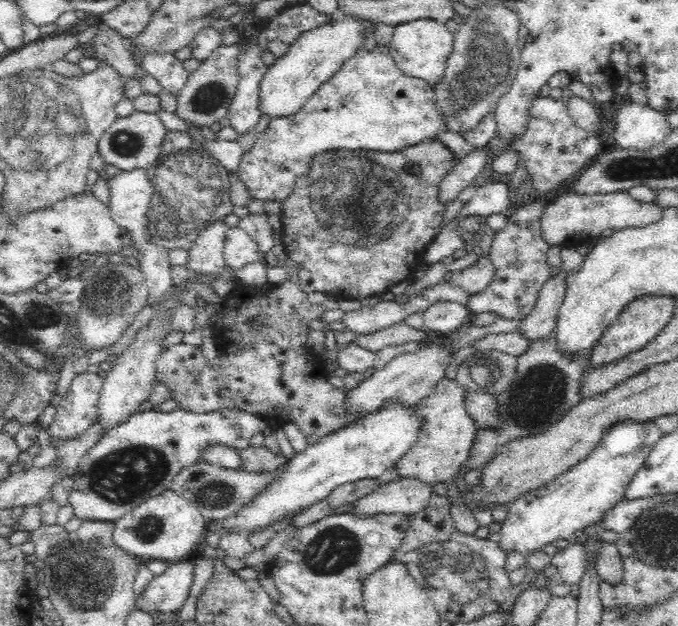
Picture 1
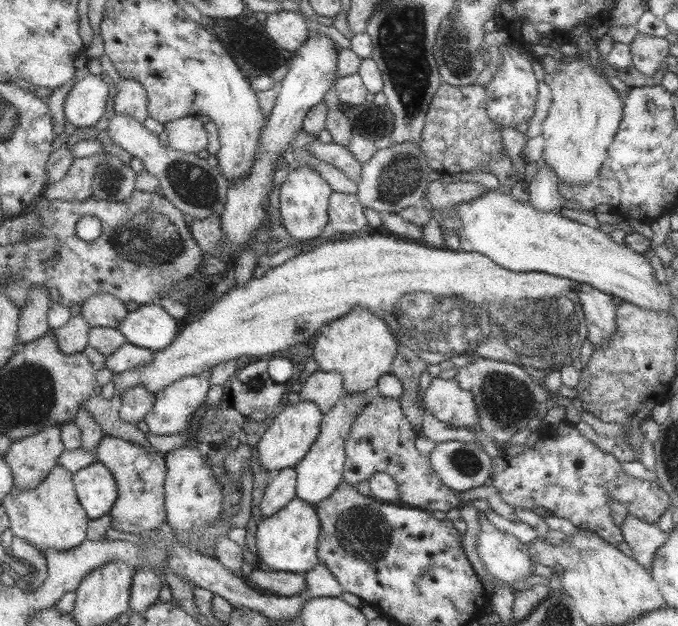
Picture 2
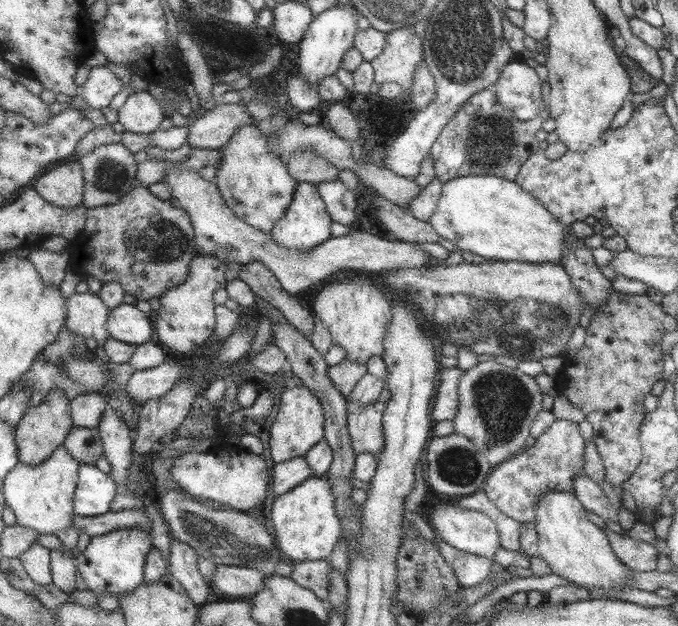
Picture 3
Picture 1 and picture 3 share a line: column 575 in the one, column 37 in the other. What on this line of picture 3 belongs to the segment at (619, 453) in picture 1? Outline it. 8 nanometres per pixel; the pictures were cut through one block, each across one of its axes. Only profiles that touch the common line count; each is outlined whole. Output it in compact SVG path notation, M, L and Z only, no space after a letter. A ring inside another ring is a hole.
M63 445L38 466L20 464L11 470L4 481L6 503L14 511L16 525L34 531L38 536L57 535L72 526L74 494L78 485L79 464L67 454Z

